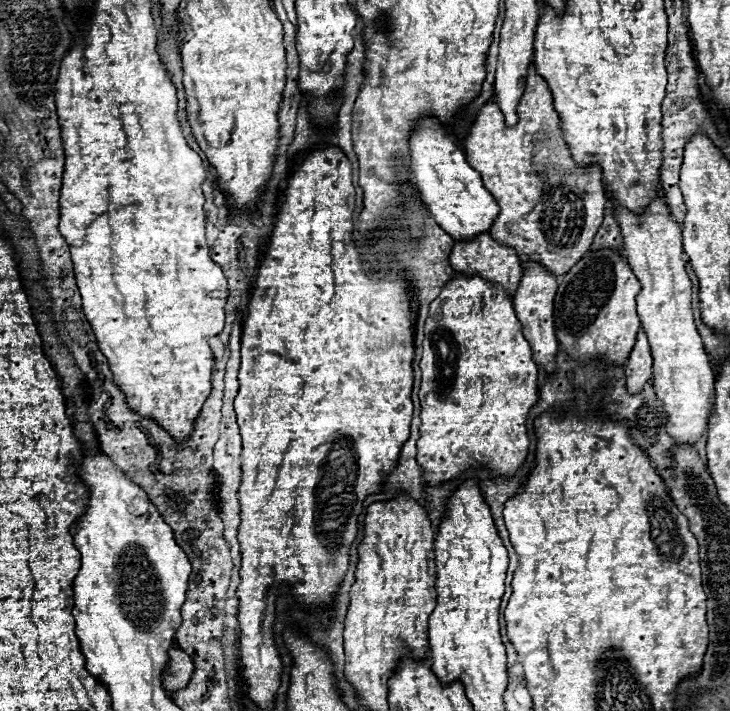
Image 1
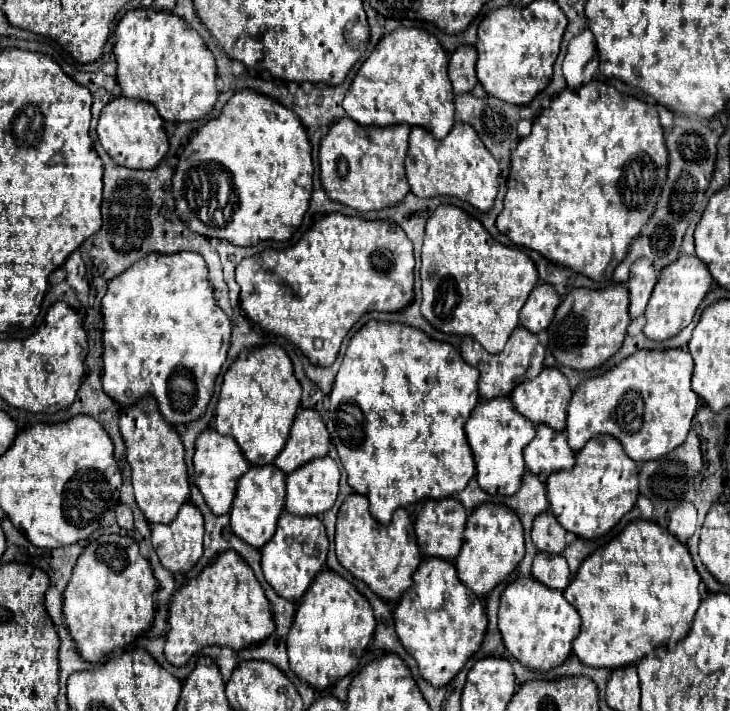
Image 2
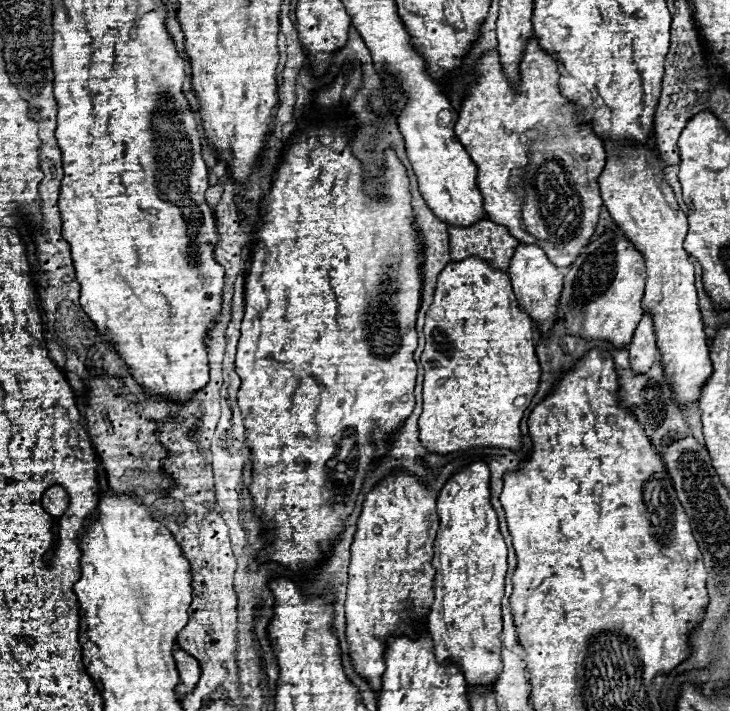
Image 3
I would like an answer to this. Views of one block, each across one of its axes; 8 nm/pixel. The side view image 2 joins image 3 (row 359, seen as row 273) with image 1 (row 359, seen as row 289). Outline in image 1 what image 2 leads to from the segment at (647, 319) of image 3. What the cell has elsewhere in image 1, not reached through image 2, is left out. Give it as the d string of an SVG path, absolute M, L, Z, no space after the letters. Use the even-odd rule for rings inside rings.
M642 328L638 330L636 344L626 360L624 372L626 372L626 388L630 394L636 394L638 390L642 390L642 386L652 376L652 352L650 352L650 344Z

